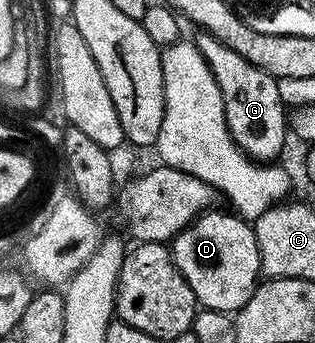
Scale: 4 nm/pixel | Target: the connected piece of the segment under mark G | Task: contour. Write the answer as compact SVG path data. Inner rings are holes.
M197 34L194 42L202 53L206 65L210 65L210 73L214 73L214 81L218 81L218 89L222 93L222 105L226 113L226 125L234 137L240 150L253 161L272 161L284 147L284 138L290 135L290 119L286 114L286 105L282 97L278 97L278 85L274 76L258 69L242 57L242 53L234 53L230 45L222 45L213 35Z

